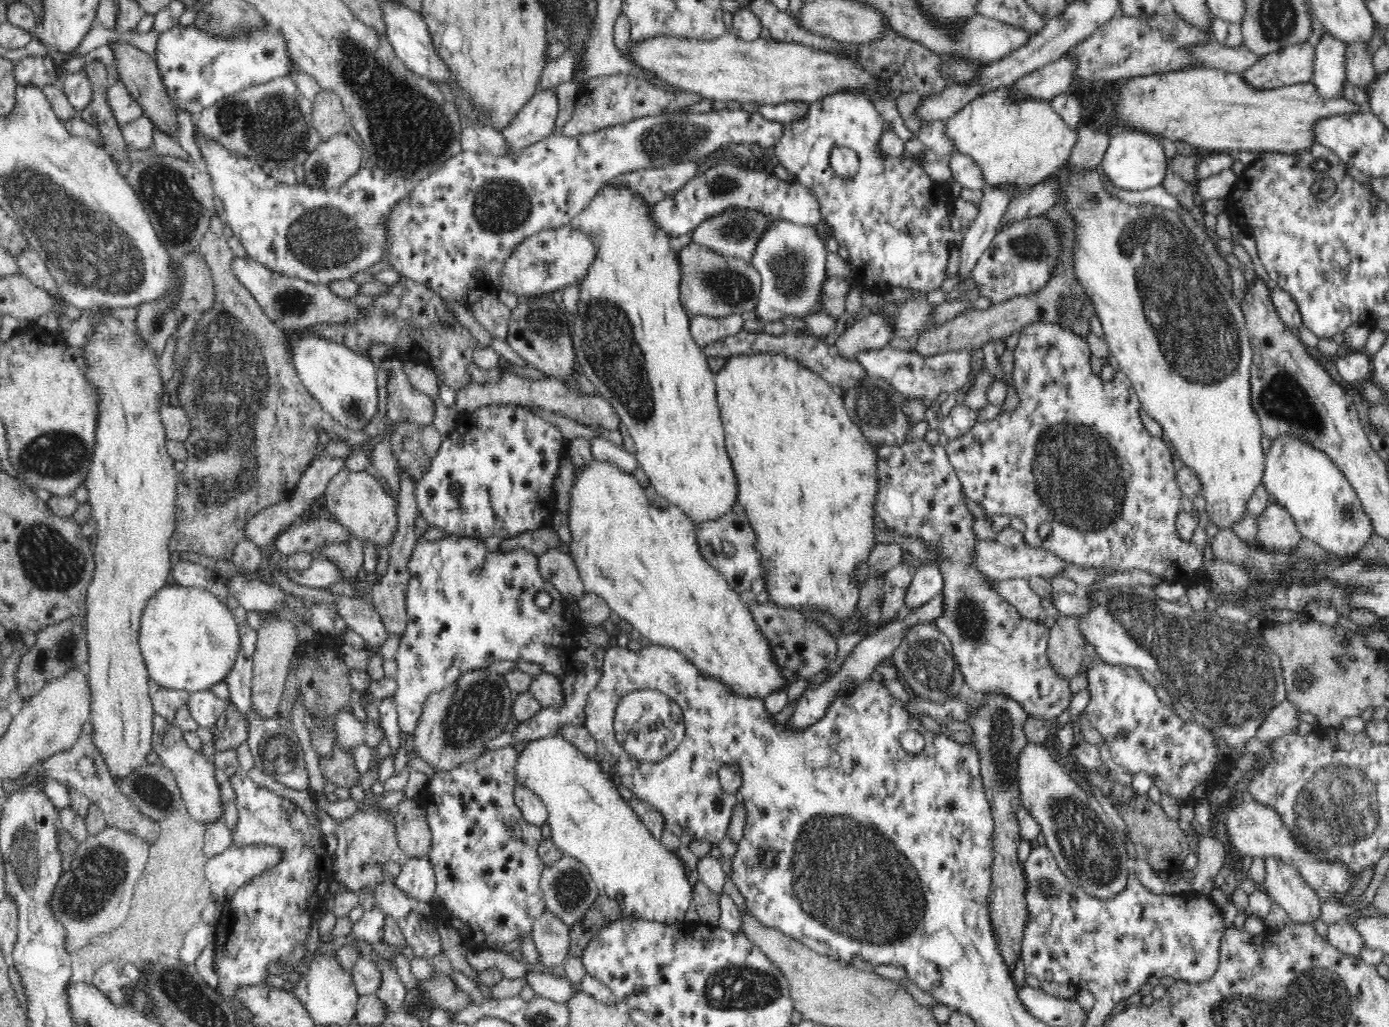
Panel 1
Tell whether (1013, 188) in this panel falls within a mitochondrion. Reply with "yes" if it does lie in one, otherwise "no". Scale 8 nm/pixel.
no

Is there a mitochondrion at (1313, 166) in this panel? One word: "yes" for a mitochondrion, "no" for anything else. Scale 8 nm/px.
no

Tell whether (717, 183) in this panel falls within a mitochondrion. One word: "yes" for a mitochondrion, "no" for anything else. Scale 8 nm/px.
yes

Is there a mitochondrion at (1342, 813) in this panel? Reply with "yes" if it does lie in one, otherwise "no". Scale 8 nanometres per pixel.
yes

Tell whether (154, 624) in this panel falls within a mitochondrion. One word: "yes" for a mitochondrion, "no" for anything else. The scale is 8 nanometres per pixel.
no

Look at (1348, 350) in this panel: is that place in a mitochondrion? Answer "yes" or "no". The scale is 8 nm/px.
no

